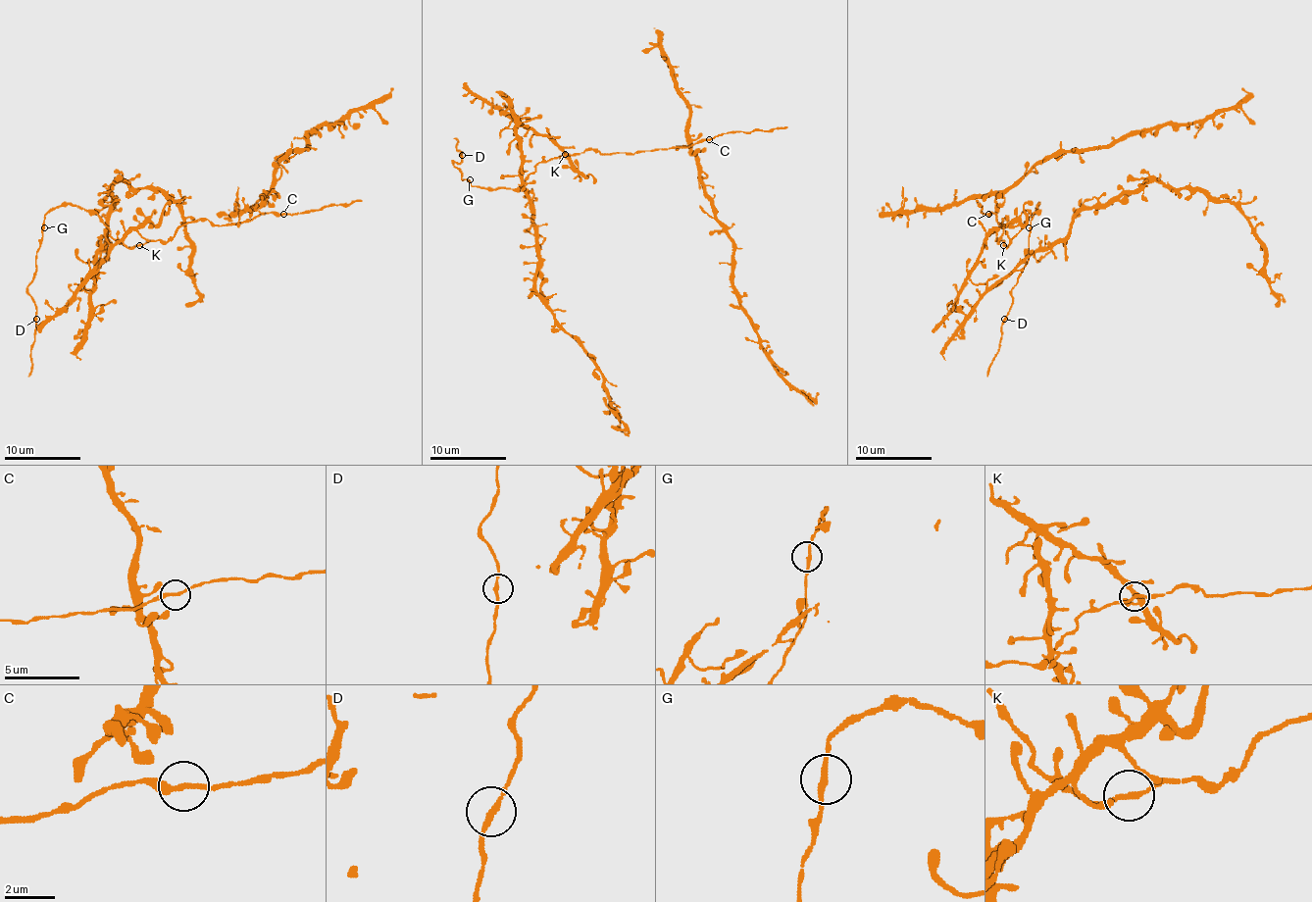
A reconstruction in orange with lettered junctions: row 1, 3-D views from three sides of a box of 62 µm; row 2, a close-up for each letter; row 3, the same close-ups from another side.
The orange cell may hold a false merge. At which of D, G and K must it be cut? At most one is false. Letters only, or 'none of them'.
none of them

